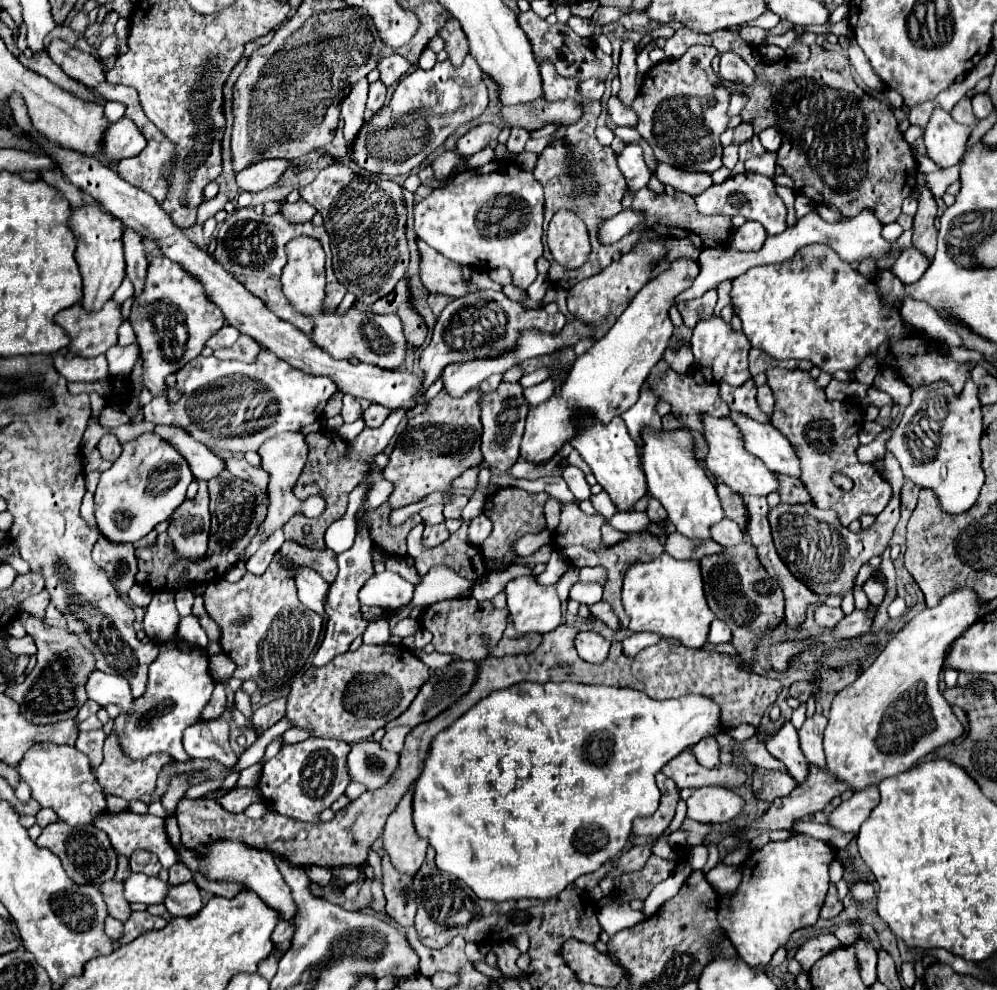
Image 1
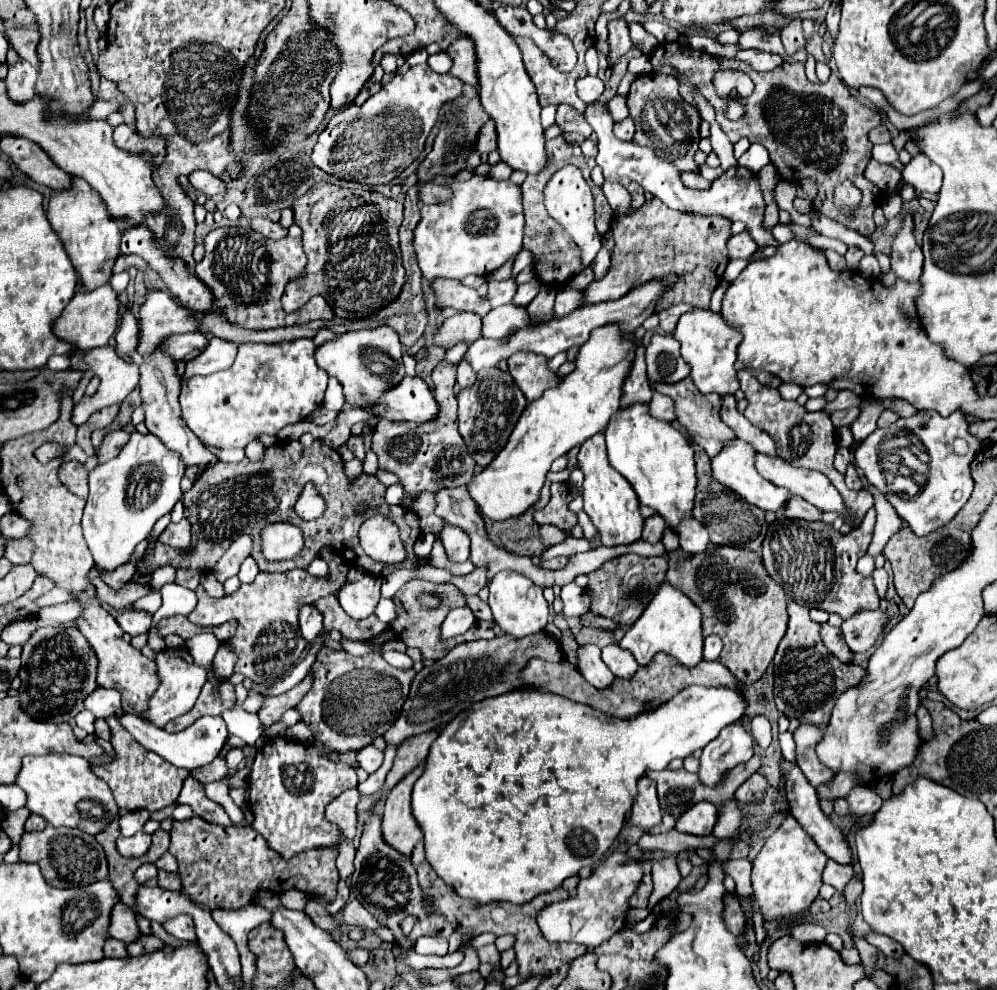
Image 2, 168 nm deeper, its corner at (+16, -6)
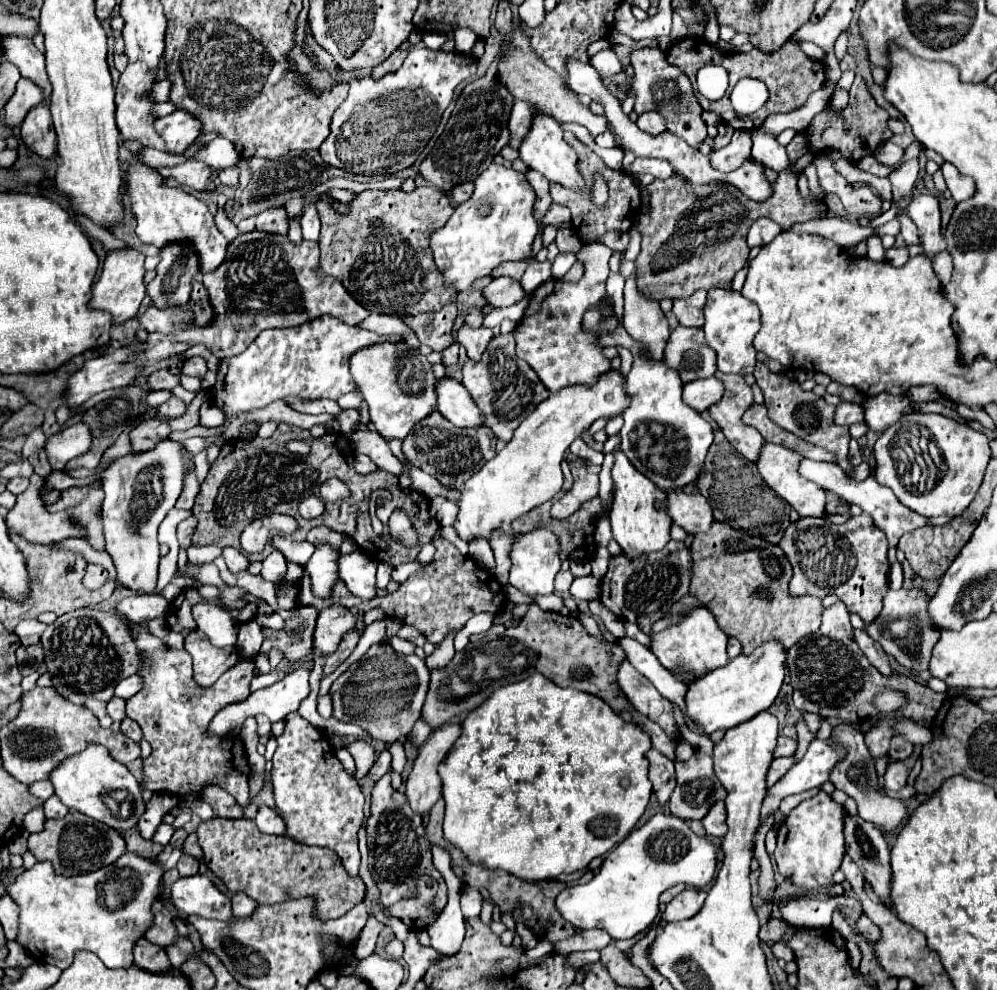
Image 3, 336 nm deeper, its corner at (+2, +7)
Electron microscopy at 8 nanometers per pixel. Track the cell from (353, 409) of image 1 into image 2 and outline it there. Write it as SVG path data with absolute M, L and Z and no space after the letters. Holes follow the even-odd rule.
M318 407L318 409L308 417L308 421L316 423L316 425L326 425L326 423L334 421L336 417L338 417L336 411L328 411L328 409L324 409L324 407Z

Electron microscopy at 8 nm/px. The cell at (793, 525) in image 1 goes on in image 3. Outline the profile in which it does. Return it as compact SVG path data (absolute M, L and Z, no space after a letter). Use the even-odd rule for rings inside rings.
M802 518L794 524L790 524L790 528L786 530L784 538L778 544L786 558L790 560L792 568L794 568L794 576L790 580L788 592L792 596L816 596L816 598L824 598L828 594L836 594L848 608L848 612L856 612L864 624L874 622L874 618L880 614L882 610L882 598L888 592L888 540L886 534L882 530L878 530L868 518L860 518L860 528L854 524L844 524L844 526L836 526L832 522L828 522L826 518Z

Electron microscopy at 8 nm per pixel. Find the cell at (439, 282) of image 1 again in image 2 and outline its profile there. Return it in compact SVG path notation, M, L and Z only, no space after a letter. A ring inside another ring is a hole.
M436 277L434 281L430 281L430 289L432 289L432 293L436 297L436 305L440 309L452 307L456 311L474 311L482 317L490 311L486 297L480 297L476 289L470 289L456 279Z

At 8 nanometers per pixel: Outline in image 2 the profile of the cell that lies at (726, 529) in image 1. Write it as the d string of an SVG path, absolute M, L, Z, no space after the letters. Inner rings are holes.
M694 517L682 519L674 531L680 535L680 547L688 553L702 553L710 543L708 529Z

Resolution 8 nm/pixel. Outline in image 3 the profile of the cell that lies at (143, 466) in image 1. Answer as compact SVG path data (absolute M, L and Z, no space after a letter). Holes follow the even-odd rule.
M162 440L154 450L142 452L142 454L128 454L118 458L104 474L104 504L102 504L102 518L104 518L104 538L106 538L106 552L112 556L114 566L116 566L116 582L122 588L138 590L142 594L154 594L156 590L156 580L158 580L158 560L160 560L160 544L156 540L158 536L158 526L168 514L170 508L174 508L180 492L182 492L182 482L186 476L184 470L186 462L186 452L180 442L172 440Z

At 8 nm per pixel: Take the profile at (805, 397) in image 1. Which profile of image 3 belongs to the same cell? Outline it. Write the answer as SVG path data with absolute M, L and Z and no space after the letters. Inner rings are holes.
M762 362L756 364L754 370L754 378L758 382L758 386L764 392L764 404L768 408L768 416L784 430L796 434L798 438L816 444L820 448L826 448L830 452L836 452L838 456L838 466L848 474L852 470L850 462L848 462L848 442L850 442L850 434L846 426L838 426L834 424L834 406L824 402L824 398L816 396L814 392L804 392L800 388L798 382L792 382L788 376L784 374L774 374L770 372Z

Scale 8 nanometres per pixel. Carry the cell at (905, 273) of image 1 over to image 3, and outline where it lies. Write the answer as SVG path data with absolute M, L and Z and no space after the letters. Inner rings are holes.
M920 194L900 214L906 214L918 226L922 248L930 258L946 248L940 232L940 200L936 196Z

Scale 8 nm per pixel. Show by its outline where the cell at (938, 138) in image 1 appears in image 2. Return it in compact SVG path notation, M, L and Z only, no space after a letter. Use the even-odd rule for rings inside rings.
M924 153L912 157L902 171L902 181L928 193L938 193L942 187L942 171Z

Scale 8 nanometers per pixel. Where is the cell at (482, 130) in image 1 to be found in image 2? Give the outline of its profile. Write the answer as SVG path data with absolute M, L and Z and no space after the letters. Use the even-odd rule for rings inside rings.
M488 121L480 129L480 135L478 135L474 151L478 151L478 153L490 153L492 149L496 149L496 129L494 129L494 123Z

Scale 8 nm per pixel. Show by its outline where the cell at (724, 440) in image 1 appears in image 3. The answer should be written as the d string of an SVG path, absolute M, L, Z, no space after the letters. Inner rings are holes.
M764 444L760 460L756 462L764 482L778 494L782 496L802 518L806 516L824 516L824 508L826 508L826 490L822 490L822 486L806 480L800 476L798 466L802 462L802 456L798 456L794 450L778 446L778 444Z

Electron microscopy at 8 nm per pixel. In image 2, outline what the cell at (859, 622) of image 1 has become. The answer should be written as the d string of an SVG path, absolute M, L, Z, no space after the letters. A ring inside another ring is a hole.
M880 609L878 611L858 611L850 619L844 619L840 629L852 651L866 651L878 641L886 623L888 623L888 617Z

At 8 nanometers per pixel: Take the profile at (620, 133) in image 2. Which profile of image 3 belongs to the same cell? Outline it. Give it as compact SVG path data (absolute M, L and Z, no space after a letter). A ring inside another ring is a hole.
M646 112L638 118L638 128L642 128L646 134L662 134L666 130L666 118L662 118L658 112Z

